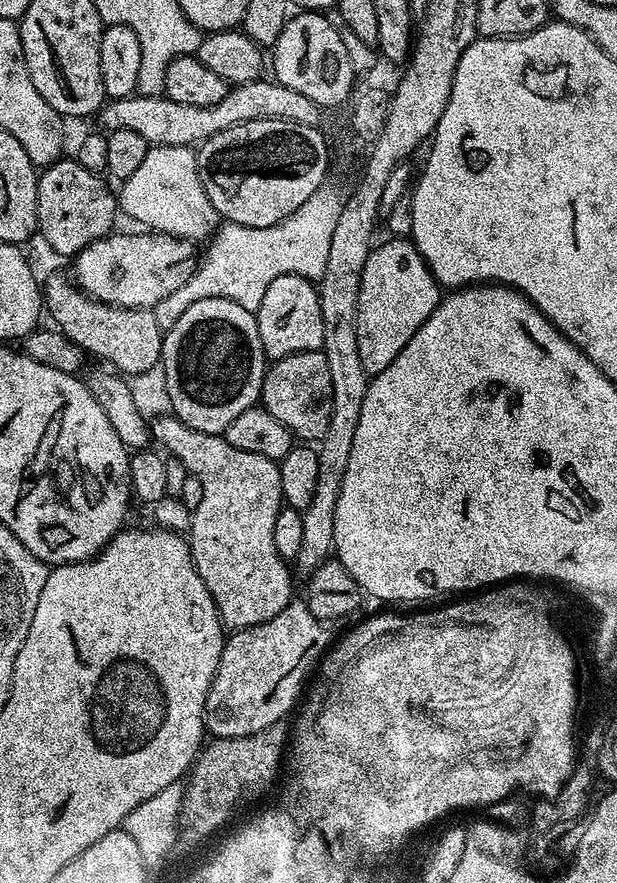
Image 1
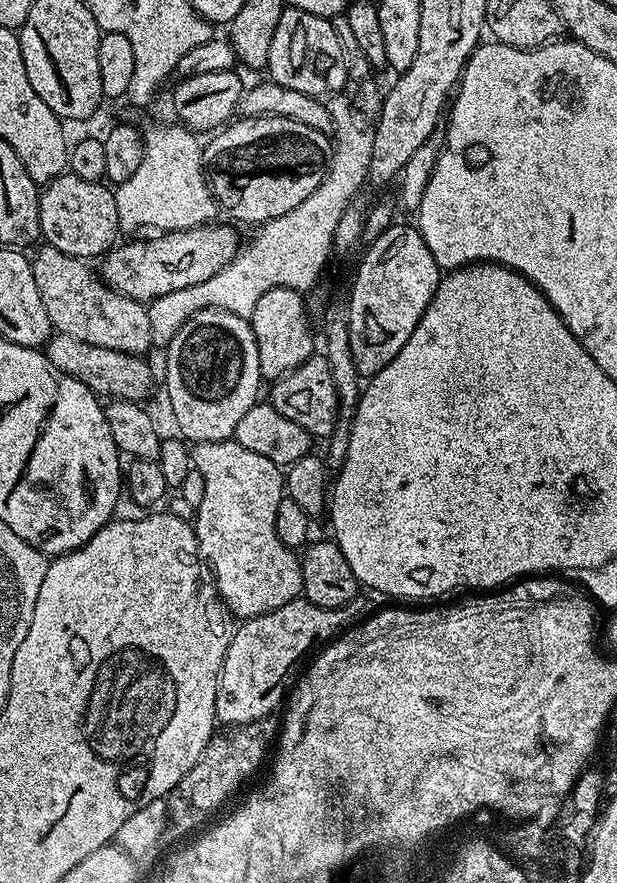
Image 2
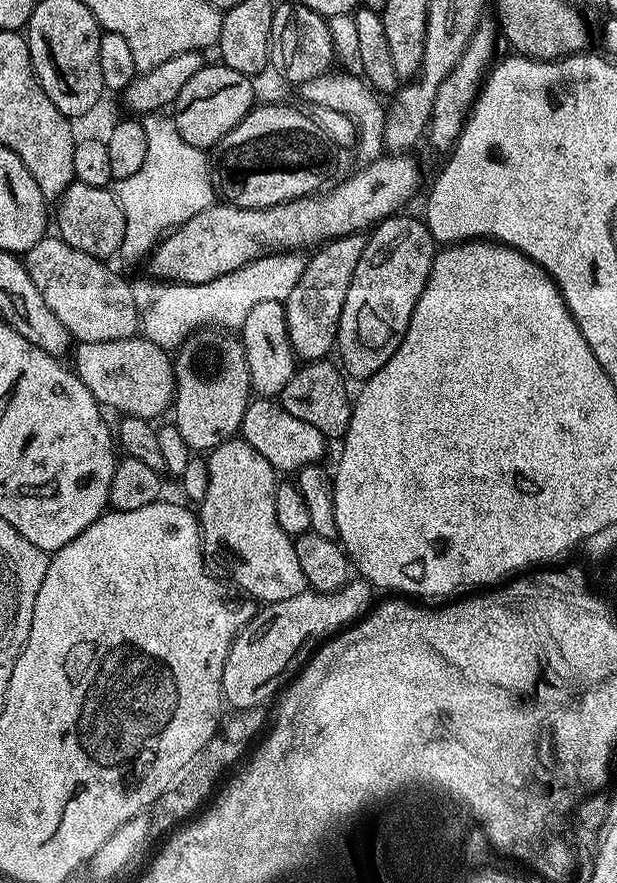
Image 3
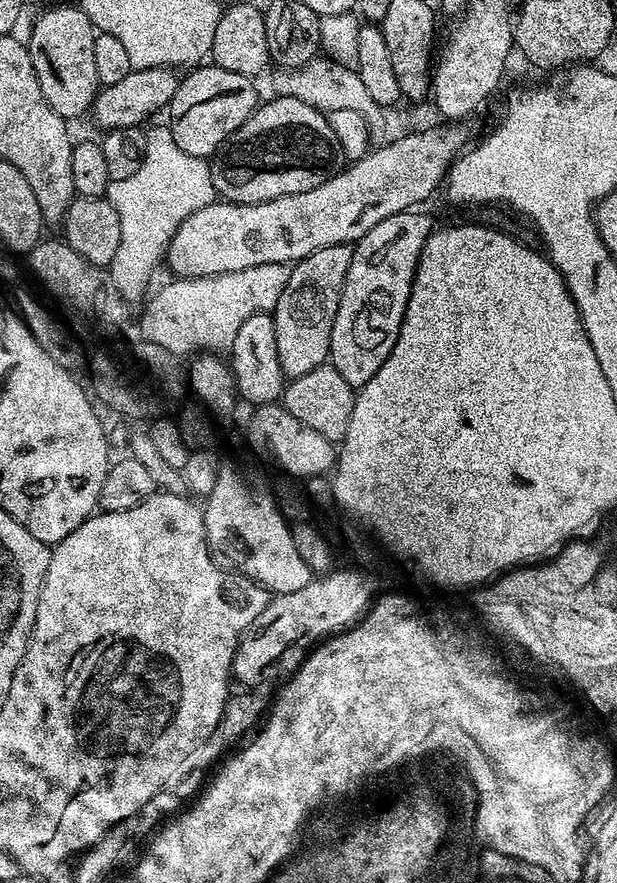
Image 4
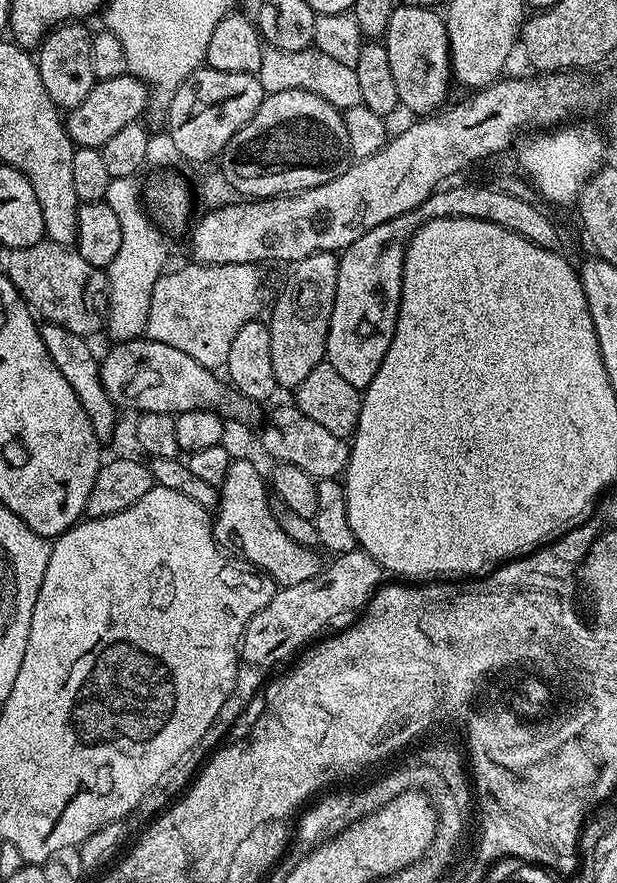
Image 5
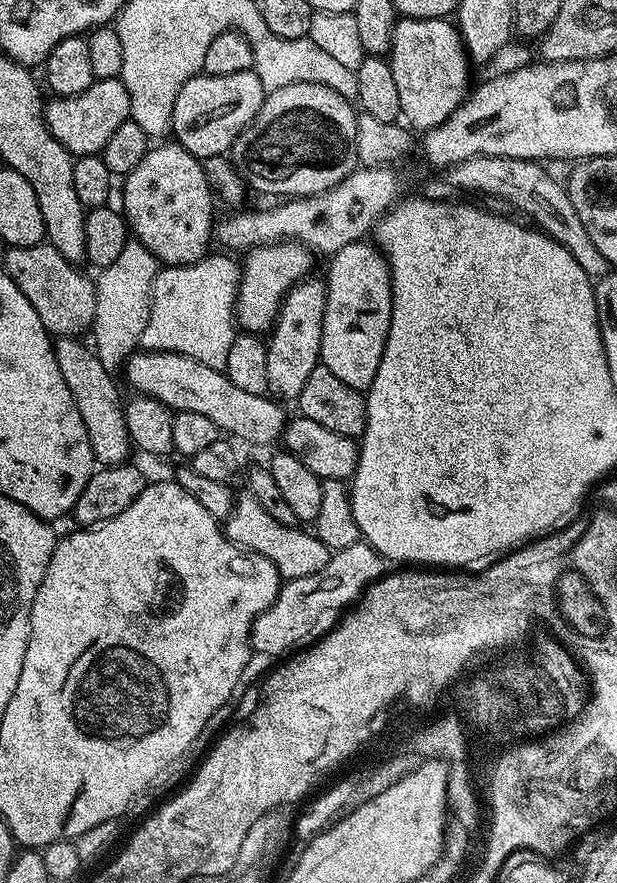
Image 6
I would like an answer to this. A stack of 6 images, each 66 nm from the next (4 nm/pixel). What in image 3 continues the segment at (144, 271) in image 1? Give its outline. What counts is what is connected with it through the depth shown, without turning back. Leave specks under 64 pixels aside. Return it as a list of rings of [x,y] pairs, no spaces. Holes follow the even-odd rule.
[[[408,154],[381,155],[365,163],[368,164],[365,168],[358,169],[353,176],[330,189],[325,196],[300,196],[297,200],[287,200],[284,204],[275,204],[269,208],[237,208],[235,204],[227,202],[213,203],[211,208],[194,214],[194,218],[190,218],[179,228],[173,228],[157,243],[150,253],[152,272],[161,276],[161,281],[170,284],[201,284],[230,274],[270,251],[303,248],[302,246],[310,244],[316,246],[321,242],[334,240],[337,236],[348,236],[352,232],[371,229],[380,221],[397,215],[403,209],[400,207],[419,190],[420,170],[410,157]]]

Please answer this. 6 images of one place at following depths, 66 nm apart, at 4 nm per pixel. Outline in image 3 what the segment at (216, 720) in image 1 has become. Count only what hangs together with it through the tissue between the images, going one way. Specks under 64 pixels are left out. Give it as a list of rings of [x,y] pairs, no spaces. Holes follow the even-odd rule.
[[[352,578],[336,592],[305,590],[302,594],[294,594],[294,598],[286,598],[282,602],[263,605],[245,624],[243,630],[236,635],[228,651],[226,666],[222,670],[222,682],[220,683],[220,691],[227,707],[232,710],[239,710],[267,705],[268,699],[272,695],[275,697],[300,671],[308,657],[316,651],[318,642],[323,642],[333,634],[349,627],[373,607],[372,595],[374,595],[374,589],[367,580]]]

